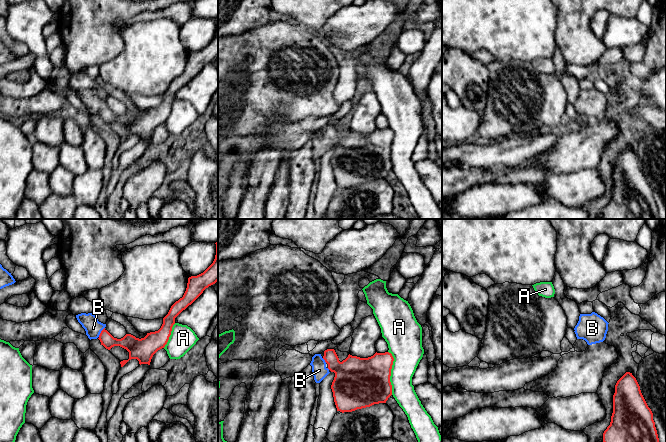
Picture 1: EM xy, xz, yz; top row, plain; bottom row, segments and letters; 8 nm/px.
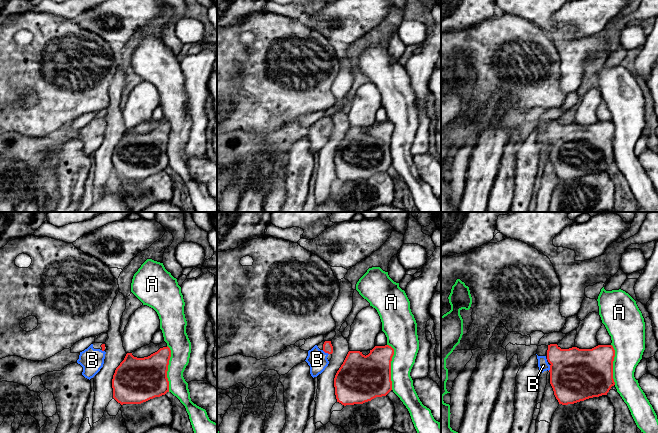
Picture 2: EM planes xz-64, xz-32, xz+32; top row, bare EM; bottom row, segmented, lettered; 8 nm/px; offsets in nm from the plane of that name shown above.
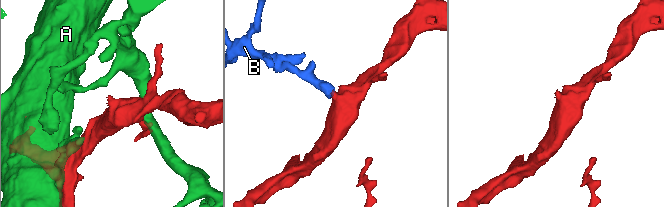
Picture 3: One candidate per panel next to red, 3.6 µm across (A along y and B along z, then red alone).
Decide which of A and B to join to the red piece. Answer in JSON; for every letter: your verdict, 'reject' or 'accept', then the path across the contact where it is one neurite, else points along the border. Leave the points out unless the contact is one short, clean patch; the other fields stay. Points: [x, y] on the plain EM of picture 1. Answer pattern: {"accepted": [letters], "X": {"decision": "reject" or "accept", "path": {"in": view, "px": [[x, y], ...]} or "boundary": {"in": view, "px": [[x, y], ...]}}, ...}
{"accepted": ["B"], "A": {"decision": "reject"}, "B": {"decision": "accept", "path": {"in": "xy", "px": [[129, 118], [111, 118], [101, 108], [93, 104]]}}}

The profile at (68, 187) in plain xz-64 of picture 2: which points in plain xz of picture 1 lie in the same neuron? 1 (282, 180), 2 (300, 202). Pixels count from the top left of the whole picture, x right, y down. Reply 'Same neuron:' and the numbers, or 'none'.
Same neuron: 2

